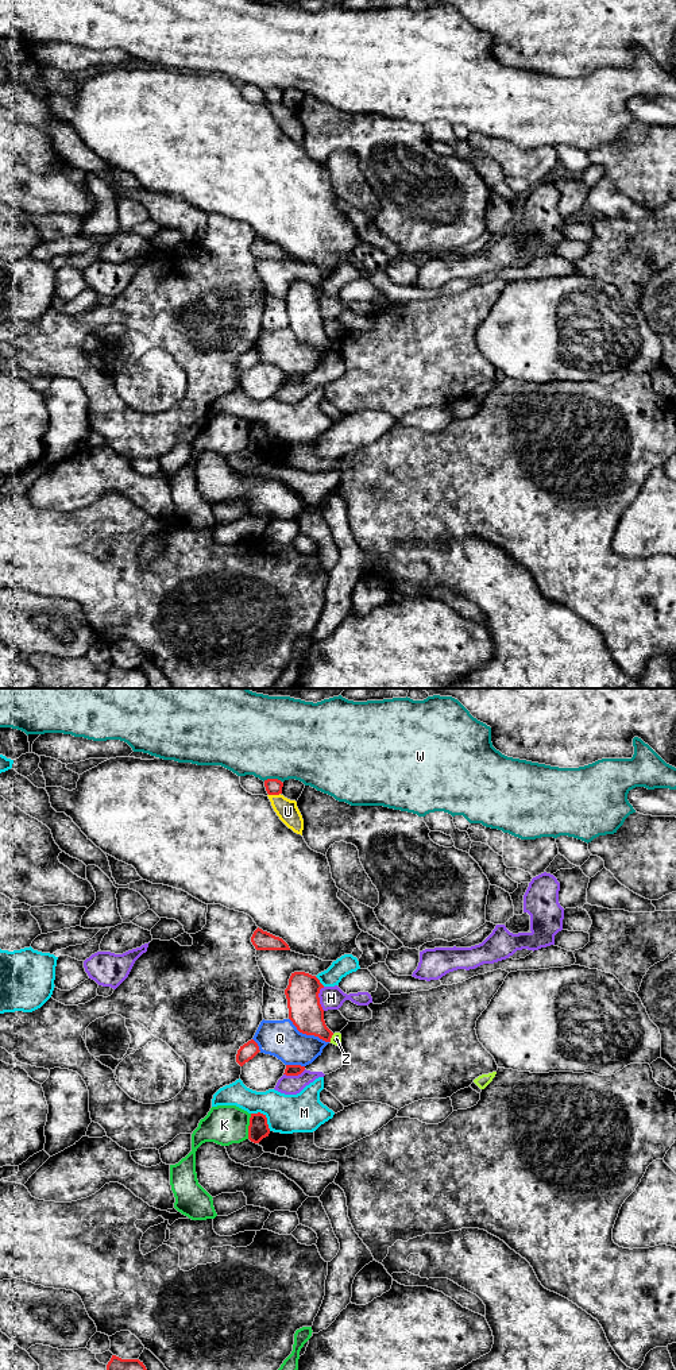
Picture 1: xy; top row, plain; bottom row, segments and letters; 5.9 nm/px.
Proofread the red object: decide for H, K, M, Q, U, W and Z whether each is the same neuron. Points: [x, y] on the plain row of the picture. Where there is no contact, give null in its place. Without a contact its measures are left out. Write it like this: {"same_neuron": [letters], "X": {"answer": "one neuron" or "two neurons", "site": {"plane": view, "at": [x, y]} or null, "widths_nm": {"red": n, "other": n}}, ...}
{"same_neuron": [], "H": {"answer": "two neurons", "site": {"plane": "xy", "at": [319, 308]}, "widths_nm": {"red": 200, "other": 140}}, "K": {"answer": "two neurons", "site": {"plane": "xy", "at": [248, 435]}, "widths_nm": {"red": 120, "other": 240}}, "M": {"answer": "two neurons", "site": {"plane": "xy", "at": [265, 425]}, "widths_nm": {"red": 120, "other": 240}}, "Q": {"answer": "two neurons", "site": {"plane": "xy", "at": [308, 343]}, "widths_nm": {"red": 200, "other": 220}}, "U": {"answer": "two neurons", "site": {"plane": "xy", "at": [274, 103]}, "widths_nm": {"red": 100, "other": 130}}, "W": {"answer": "two neurons", "site": {"plane": "xy", "at": [273, 88]}, "widths_nm": {"red": 100, "other": 500}}, "Z": {"answer": "two neurons", "site": {"plane": "xy", "at": [331, 346]}, "widths_nm": {"red": 200, "other": 60}}}

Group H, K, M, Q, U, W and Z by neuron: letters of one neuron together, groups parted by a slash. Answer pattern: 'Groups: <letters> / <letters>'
Groups: H K / M / Q / U / W / Z

